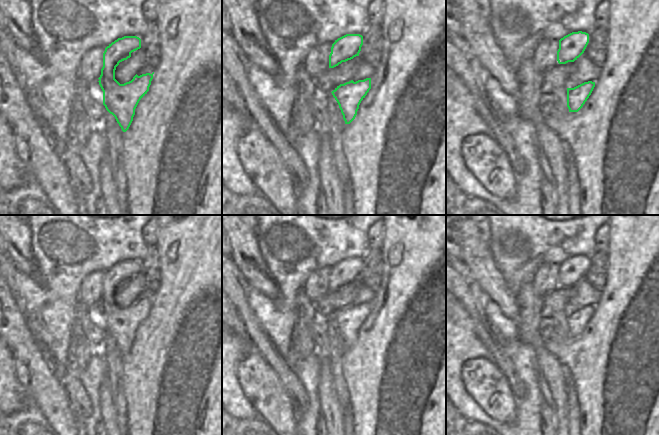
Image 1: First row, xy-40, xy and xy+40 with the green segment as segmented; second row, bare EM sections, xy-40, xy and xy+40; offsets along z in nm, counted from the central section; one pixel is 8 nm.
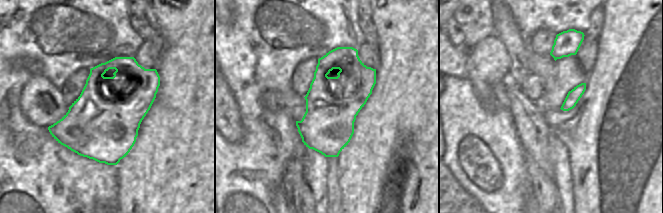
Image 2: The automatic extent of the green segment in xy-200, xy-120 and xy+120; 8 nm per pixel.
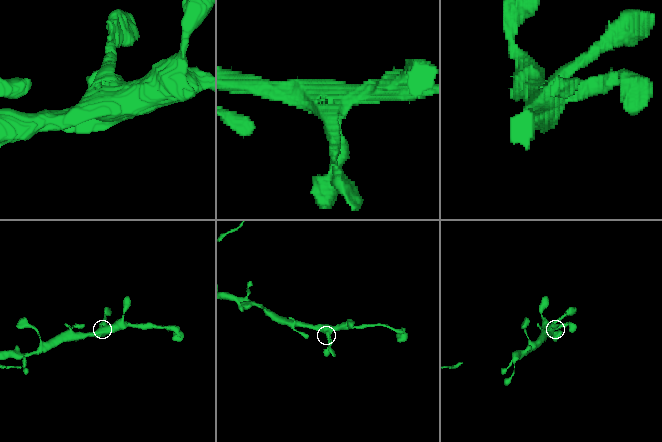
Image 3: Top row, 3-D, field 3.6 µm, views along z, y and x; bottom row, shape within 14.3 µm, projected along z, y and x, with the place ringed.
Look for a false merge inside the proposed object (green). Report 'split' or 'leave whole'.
leave whole

